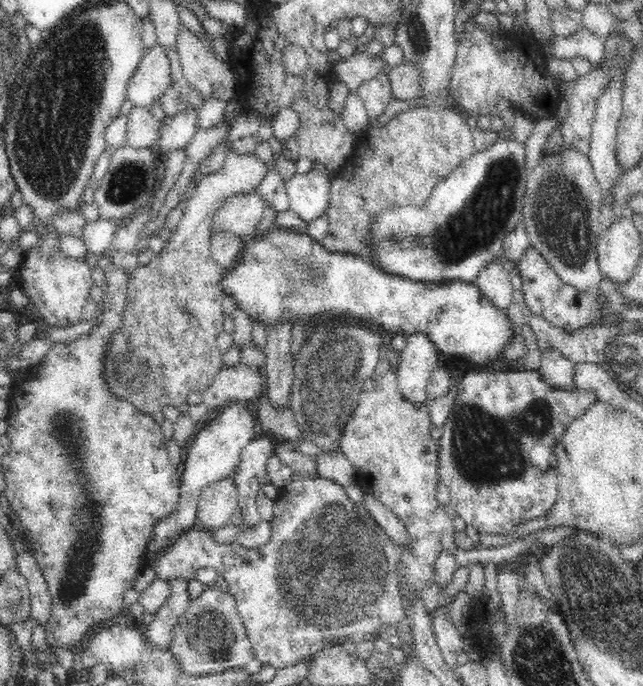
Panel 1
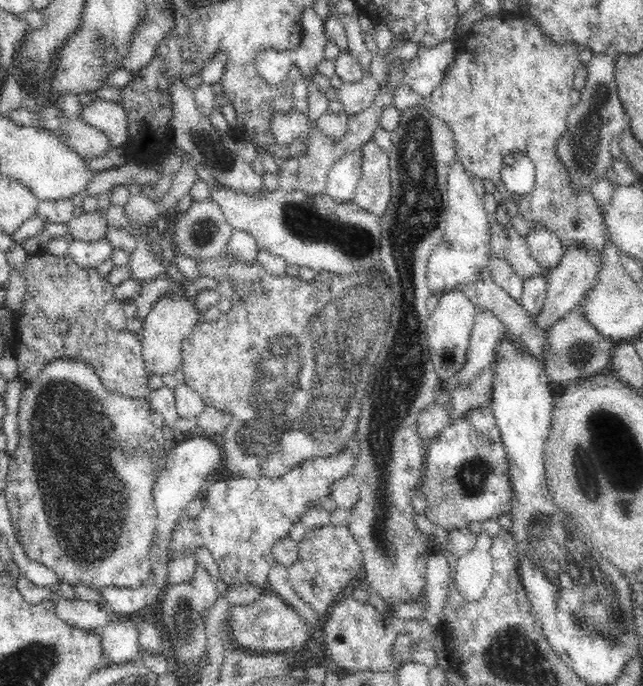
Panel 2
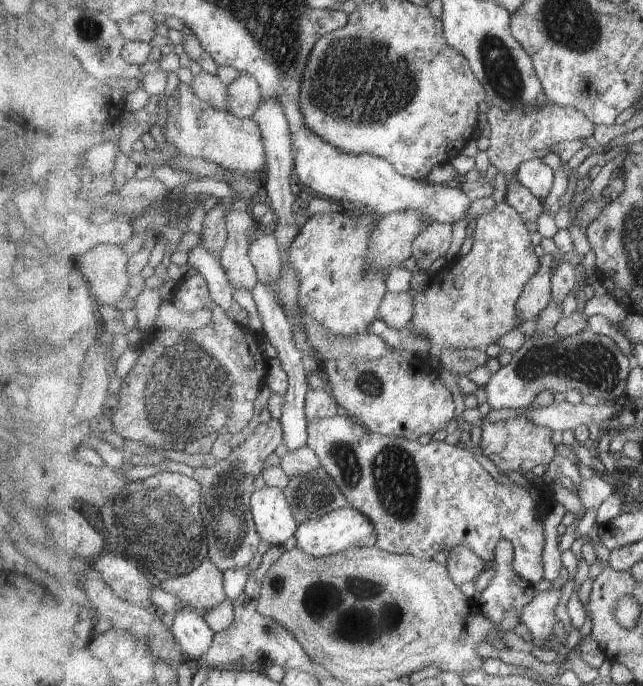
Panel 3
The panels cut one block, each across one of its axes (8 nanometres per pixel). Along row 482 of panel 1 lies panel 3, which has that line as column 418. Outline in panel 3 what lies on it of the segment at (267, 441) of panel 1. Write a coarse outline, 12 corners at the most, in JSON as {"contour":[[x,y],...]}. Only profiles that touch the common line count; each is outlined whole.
{"contour":[[434,222],[413,242],[422,270],[445,257],[453,226]]}

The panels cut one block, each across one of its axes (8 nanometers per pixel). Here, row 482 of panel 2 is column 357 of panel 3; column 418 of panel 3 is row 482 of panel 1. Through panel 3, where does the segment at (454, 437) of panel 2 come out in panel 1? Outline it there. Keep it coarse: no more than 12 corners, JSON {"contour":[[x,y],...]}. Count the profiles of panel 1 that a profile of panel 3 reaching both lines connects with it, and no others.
{"contour":[[468,371],[439,477],[479,534],[548,514],[556,443],[596,399]]}

